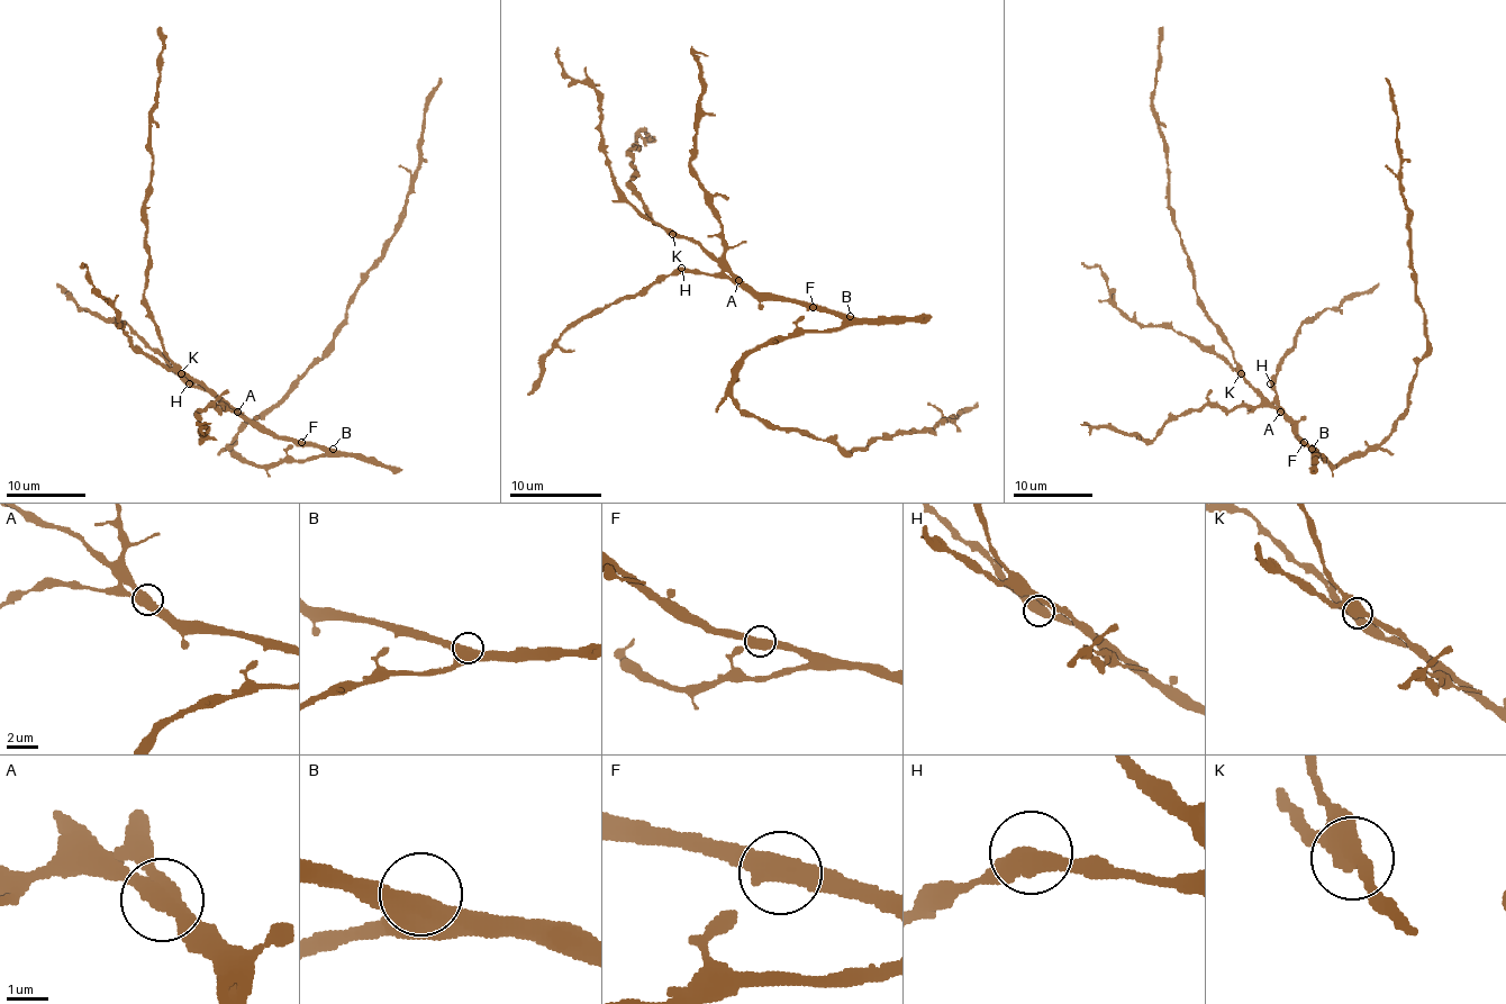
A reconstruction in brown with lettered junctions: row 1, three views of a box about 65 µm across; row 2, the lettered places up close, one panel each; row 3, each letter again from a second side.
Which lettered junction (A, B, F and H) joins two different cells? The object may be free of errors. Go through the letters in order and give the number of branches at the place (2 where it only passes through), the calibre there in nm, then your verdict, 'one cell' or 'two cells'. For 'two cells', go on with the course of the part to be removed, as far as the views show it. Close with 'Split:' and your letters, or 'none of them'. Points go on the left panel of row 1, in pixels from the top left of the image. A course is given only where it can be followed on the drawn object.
A: 2 branches meet; 500 nm thick; one cell
B: 2 branches meet; 500 nm thick; one cell
F: 2 branches meet; 550 nm thick; one cell
H: 2 branches meet; 500 nm thick; one cell
Split: none of them

